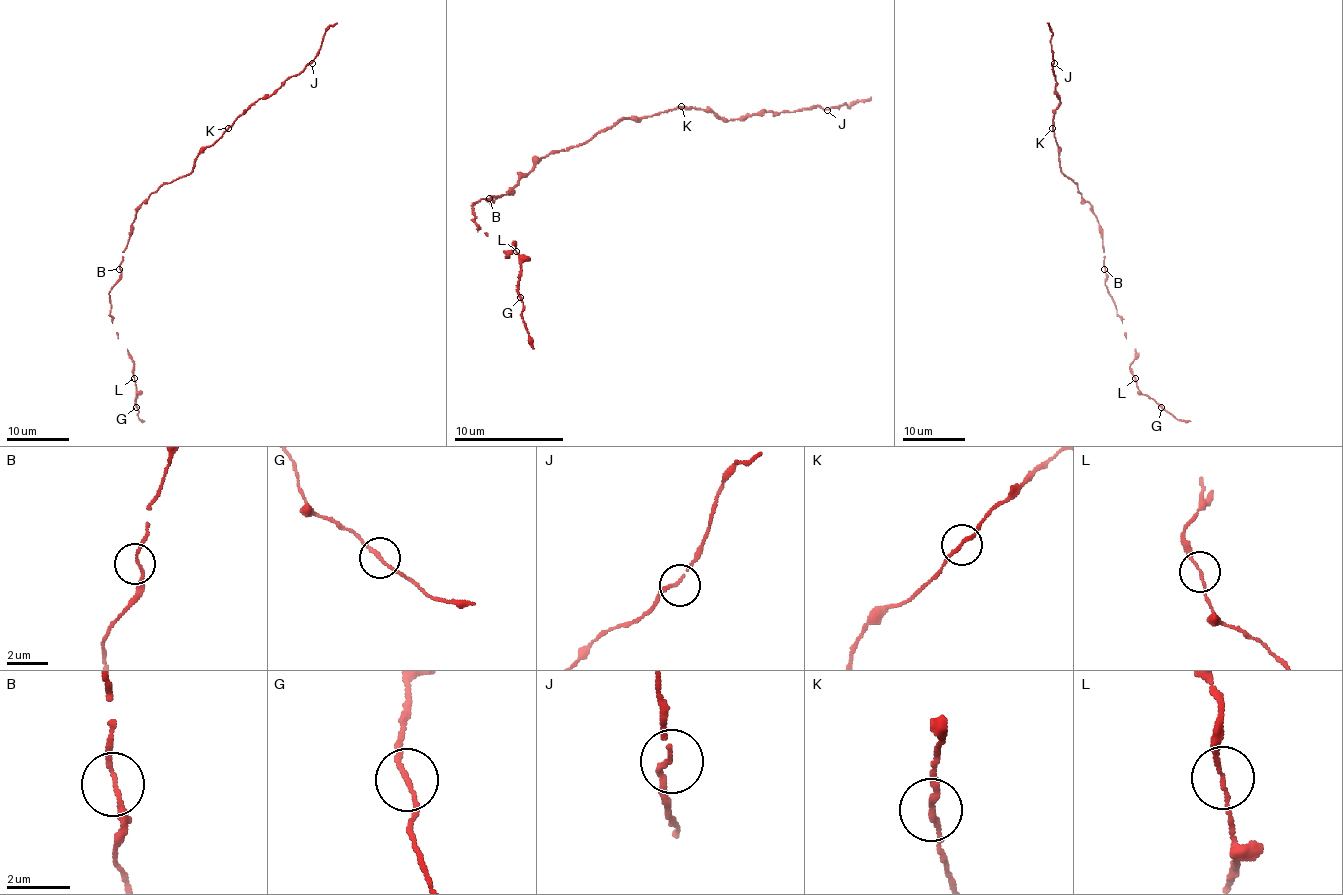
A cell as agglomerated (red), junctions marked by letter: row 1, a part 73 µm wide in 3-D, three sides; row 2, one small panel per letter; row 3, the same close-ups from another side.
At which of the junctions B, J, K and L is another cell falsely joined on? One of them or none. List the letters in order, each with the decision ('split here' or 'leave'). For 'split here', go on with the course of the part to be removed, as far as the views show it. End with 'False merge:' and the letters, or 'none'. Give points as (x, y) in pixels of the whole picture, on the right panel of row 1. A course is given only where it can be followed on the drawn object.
B: leave
J: leave
K: leave
L: leave
False merge: none

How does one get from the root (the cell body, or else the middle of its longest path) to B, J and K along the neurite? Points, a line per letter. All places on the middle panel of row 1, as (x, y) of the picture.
B: (533, 168), (506, 195), (489, 198)
J: (533, 168), (547, 154), (583, 146), (621, 118), (679, 107), (712, 110), (728, 121), (811, 107), (827, 110)
K: (533, 168), (547, 154), (583, 146), (599, 132), (610, 129), (621, 118), (657, 115), (681, 107)

